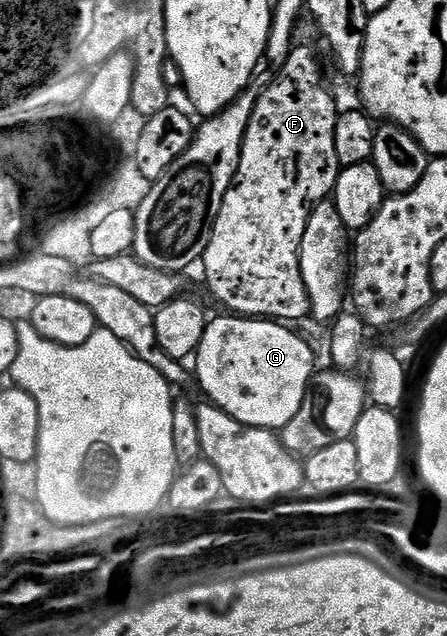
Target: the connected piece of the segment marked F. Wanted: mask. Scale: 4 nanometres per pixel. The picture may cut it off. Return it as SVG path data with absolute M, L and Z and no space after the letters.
M293 47L286 66L254 106L238 170L202 257L204 280L227 311L277 322L308 320L312 307L302 282L300 243L313 204L331 197L340 173L334 150L338 107L324 89L324 72L308 48Z

